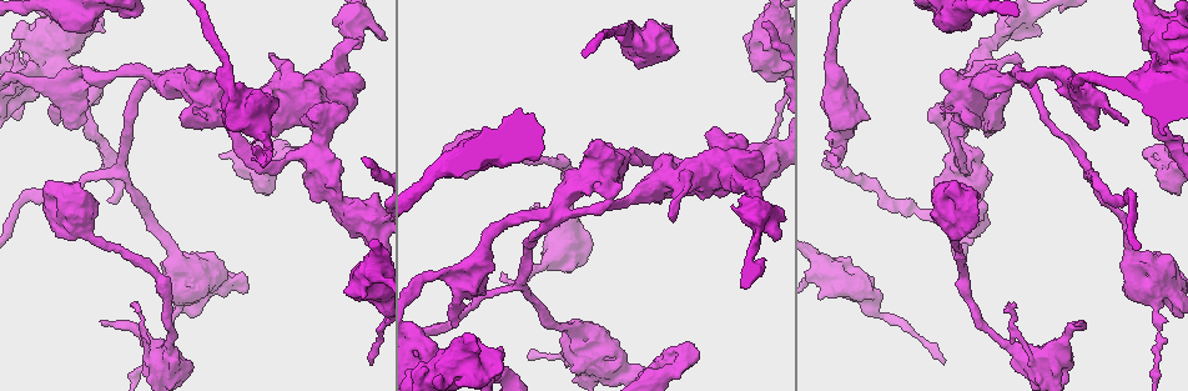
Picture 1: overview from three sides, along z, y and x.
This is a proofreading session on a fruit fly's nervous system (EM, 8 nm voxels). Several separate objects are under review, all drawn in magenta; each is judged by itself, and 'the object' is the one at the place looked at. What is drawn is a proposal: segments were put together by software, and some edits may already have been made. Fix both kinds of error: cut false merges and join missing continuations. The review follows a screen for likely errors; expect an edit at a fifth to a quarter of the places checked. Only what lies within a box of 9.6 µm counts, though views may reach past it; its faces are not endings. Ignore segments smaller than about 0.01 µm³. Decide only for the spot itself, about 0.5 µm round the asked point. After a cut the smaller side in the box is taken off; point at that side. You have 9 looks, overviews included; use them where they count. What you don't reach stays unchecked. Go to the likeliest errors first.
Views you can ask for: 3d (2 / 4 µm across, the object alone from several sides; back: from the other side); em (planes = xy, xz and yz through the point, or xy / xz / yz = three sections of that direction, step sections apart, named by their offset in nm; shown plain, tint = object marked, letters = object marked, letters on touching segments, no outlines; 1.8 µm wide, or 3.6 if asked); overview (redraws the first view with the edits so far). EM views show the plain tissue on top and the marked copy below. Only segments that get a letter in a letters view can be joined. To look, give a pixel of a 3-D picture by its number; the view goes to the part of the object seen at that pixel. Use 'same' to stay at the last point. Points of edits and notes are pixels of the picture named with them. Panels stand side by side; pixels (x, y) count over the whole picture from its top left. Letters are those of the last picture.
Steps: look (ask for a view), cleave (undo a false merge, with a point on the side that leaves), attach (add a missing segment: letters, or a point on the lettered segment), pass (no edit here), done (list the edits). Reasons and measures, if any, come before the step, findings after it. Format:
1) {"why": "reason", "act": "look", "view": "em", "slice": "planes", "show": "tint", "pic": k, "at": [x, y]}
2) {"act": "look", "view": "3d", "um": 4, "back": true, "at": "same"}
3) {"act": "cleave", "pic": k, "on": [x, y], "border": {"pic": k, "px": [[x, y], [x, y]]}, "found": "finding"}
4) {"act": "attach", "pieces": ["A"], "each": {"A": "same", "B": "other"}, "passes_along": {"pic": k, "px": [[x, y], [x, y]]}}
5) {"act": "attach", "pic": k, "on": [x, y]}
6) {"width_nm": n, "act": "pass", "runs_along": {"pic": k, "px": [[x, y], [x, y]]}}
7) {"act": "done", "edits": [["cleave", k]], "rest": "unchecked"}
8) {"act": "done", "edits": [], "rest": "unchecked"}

{"why": "calibre changes", "act": "look", "view": "em", "um": 3.6, "slice": "xz", "step": 8, "show": "tint", "pic": 1, "at": [267, 142]}

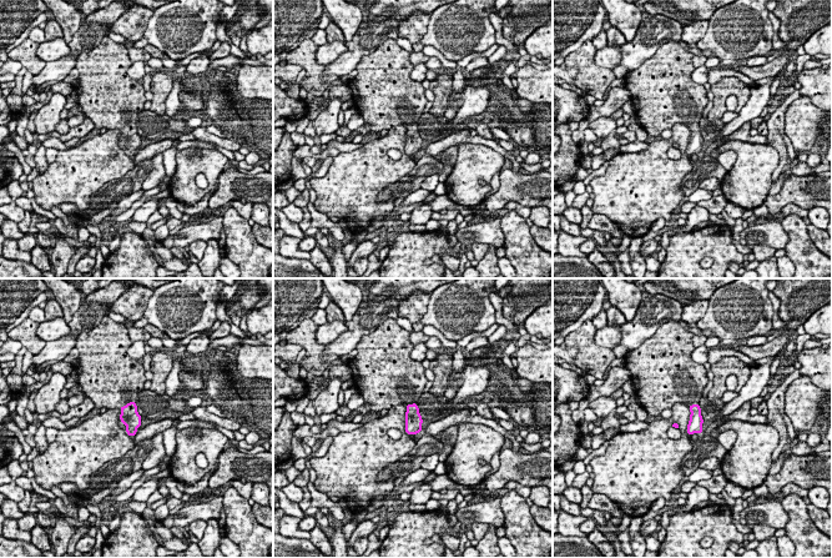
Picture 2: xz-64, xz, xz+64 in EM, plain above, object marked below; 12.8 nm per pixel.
{"why": "cut it another way", "act": "look", "view": "em", "um": 3.6, "slice": "planes", "show": "letters", "at": "same"}

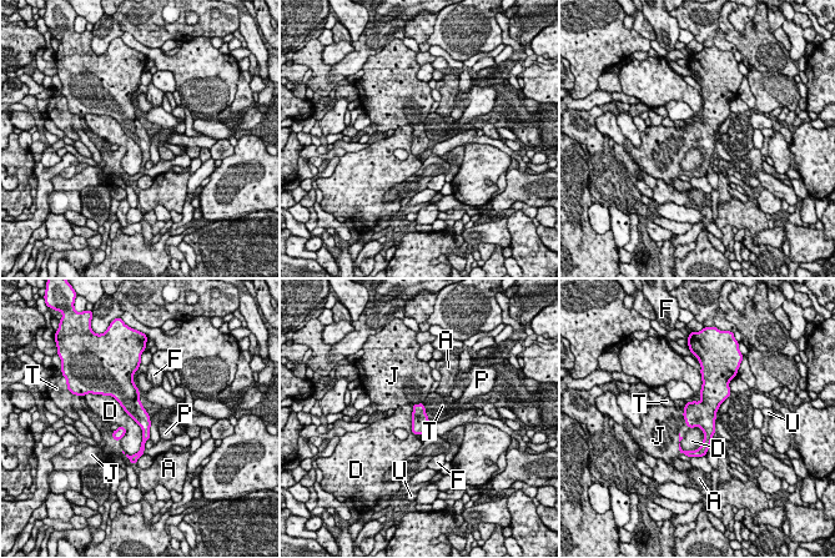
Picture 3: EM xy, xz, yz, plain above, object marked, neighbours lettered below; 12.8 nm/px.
{"act": "attach", "pieces": ["J"], "each": {"A": "other", "D": "other", "F": "other", "J": "same", "P": "other", "T": "other", "U": "other"}, "found": "the cell continues"}

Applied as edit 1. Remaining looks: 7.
{"why": "see it whole again", "act": "look", "view": "overview"}

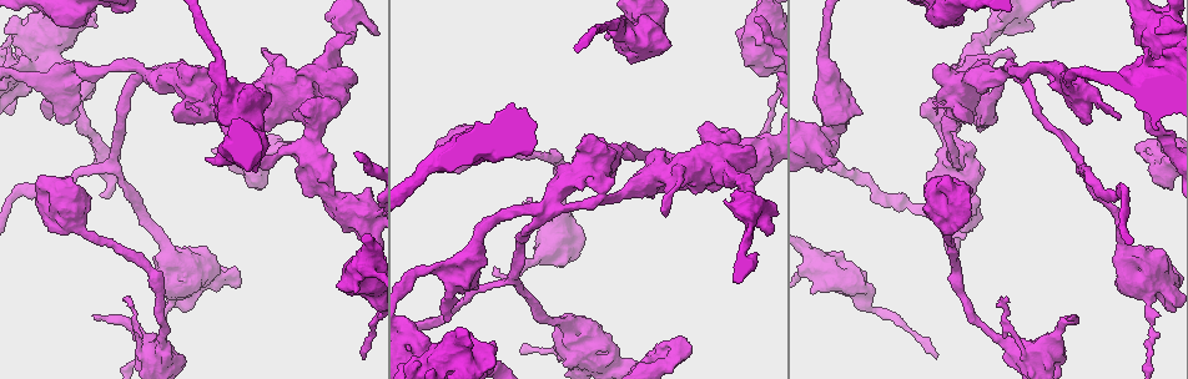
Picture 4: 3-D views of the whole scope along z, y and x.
{"why": "branch stops here", "act": "look", "view": "3d", "um": 2, "pic": 4, "at": [126, 299]}

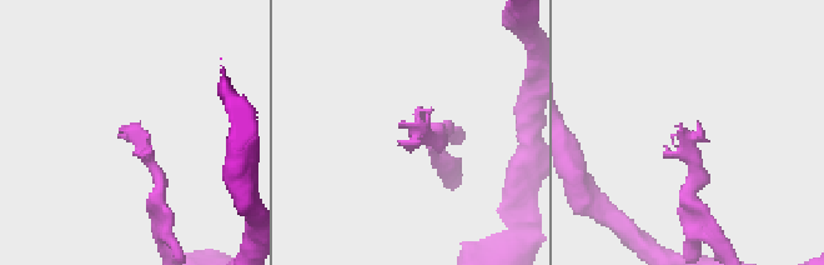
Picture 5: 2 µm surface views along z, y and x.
{"act": "look", "view": "em", "slice": "planes", "show": "letters", "pic": 5, "at": [677, 125]}

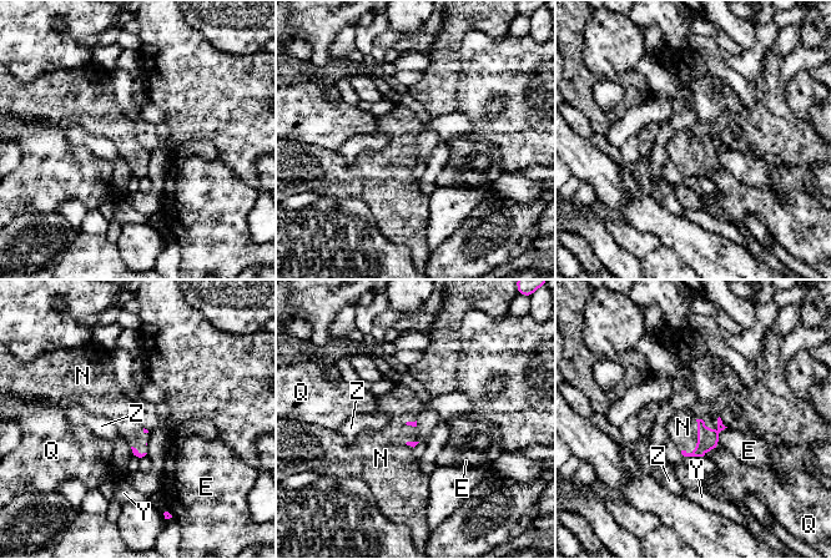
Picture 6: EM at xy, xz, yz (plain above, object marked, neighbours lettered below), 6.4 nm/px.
{"act": "attach", "pieces": ["N"], "each": {"E": "other", "N": "same", "Q": "other", "Y": "other", "Z": "other"}, "passes_along": {"pic": 6, "px": [[706, 439], [698, 441], [683, 427]]}, "found": "the cell continues"}

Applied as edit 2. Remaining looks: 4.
{"act": "look", "view": "overview"}

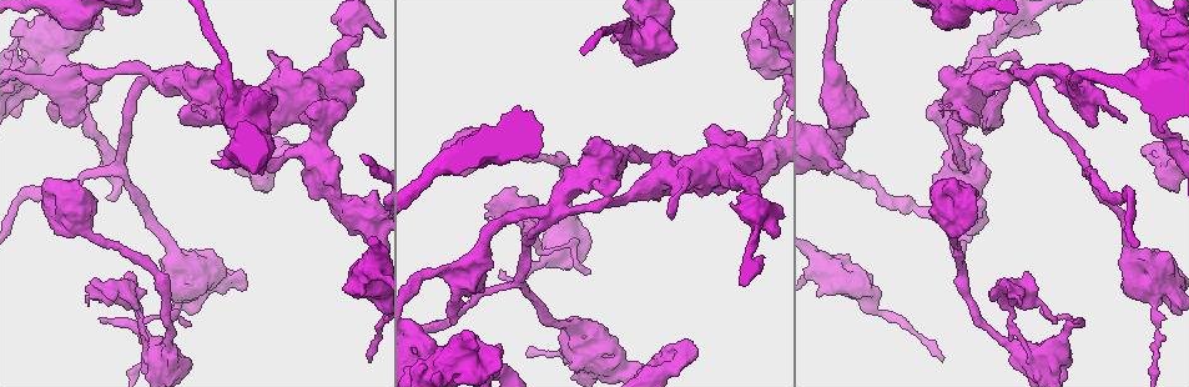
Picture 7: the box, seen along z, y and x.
{"why": "calibre changes", "act": "look", "view": "em", "slice": "planes", "show": "letters", "pic": 7, "at": [951, 125]}

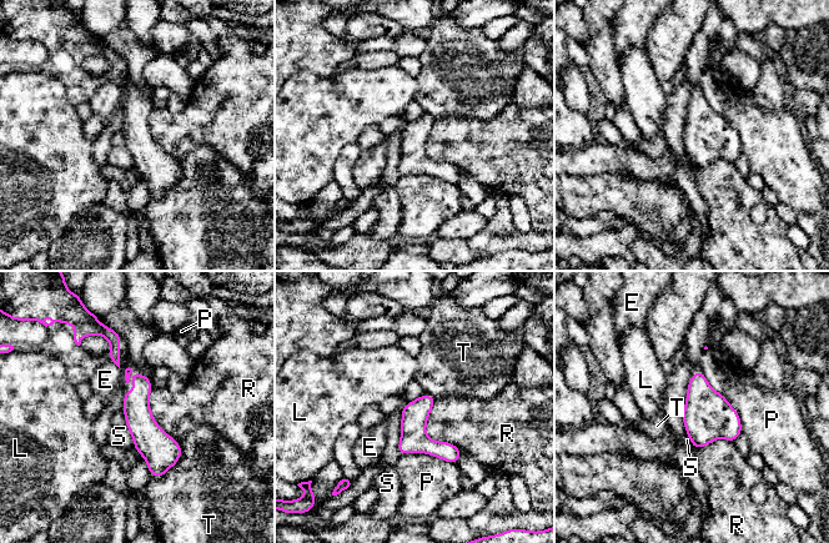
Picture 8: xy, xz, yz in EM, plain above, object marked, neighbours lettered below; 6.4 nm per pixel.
{"width_nm": 180, "act": "pass", "each": {"E": "other", "L": "other", "P": "other", "R": "other", "S": "other", "T": "other"}, "runs_along": {"pic": 8, "px": [[127, 372], [160, 473]]}, "found": "continuous, no second cell"}

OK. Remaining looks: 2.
{"why": "an open end", "act": "look", "view": "em", "um": 3.6, "slice": "planes", "show": "letters", "pic": 7, "at": [503, 353]}

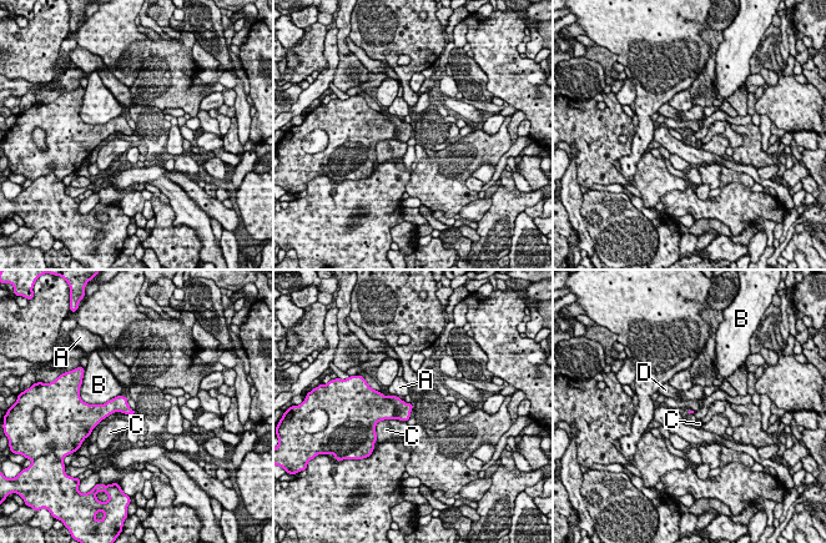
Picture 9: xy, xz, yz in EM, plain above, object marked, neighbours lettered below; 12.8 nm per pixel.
{"longest_contact_nm": ["C", 440], "act": "pass", "each": {"A": "other", "B": "other", "C": "other", "D": "other"}, "border": {"pic": 9, "px": [[401, 398], [407, 403]]}, "found": "no lettered segment goes on from it"}

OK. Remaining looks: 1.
{"act": "done", "edits": [["attach", 3], ["attach", 6]], "rest": "unchecked"}

